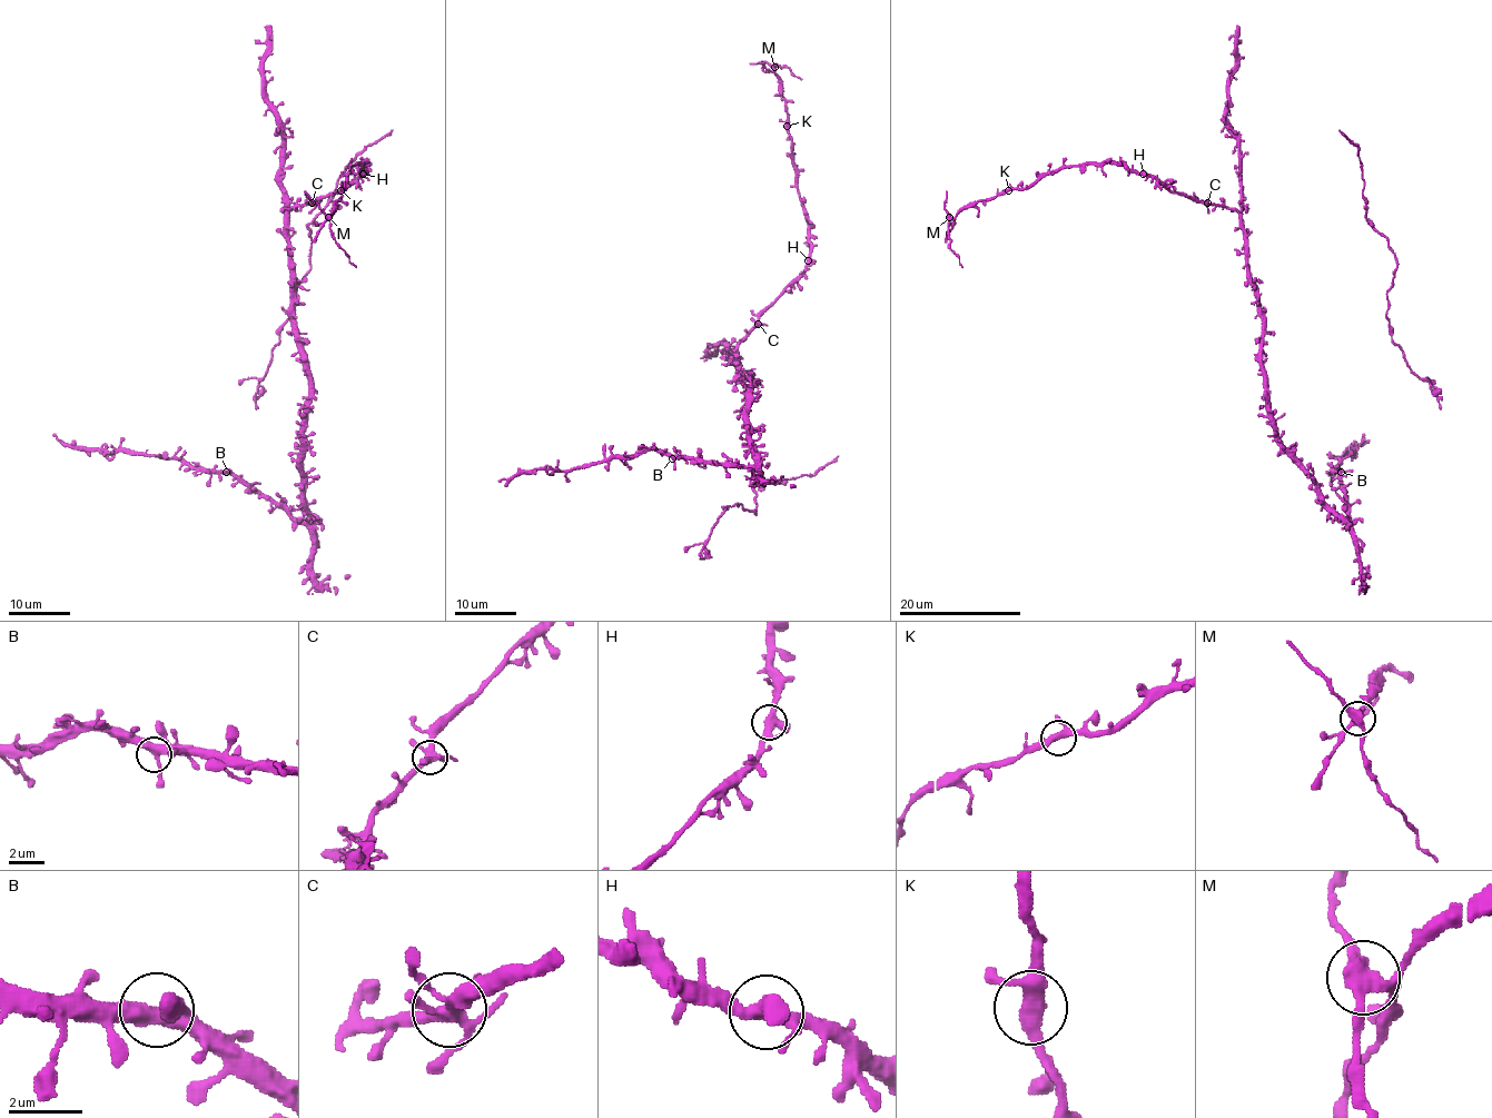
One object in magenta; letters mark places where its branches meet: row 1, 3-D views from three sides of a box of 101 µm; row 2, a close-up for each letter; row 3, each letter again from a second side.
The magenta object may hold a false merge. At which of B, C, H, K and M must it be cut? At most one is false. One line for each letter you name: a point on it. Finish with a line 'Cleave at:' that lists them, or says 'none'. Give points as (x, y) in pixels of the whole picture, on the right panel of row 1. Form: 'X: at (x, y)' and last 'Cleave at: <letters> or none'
M: at (949, 217)
Cleave at: M

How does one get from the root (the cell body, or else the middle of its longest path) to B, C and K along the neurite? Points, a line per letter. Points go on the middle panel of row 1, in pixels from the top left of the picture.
B: (749, 409), (753, 466), (722, 466), (672, 458)
C: (749, 409), (749, 392), (754, 384), (750, 379), (741, 379), (734, 365), (734, 353), (738, 344), (758, 324)
K: (749, 409), (754, 384), (741, 379), (734, 365), (738, 344), (803, 273), (809, 254), (808, 216), (787, 126)

